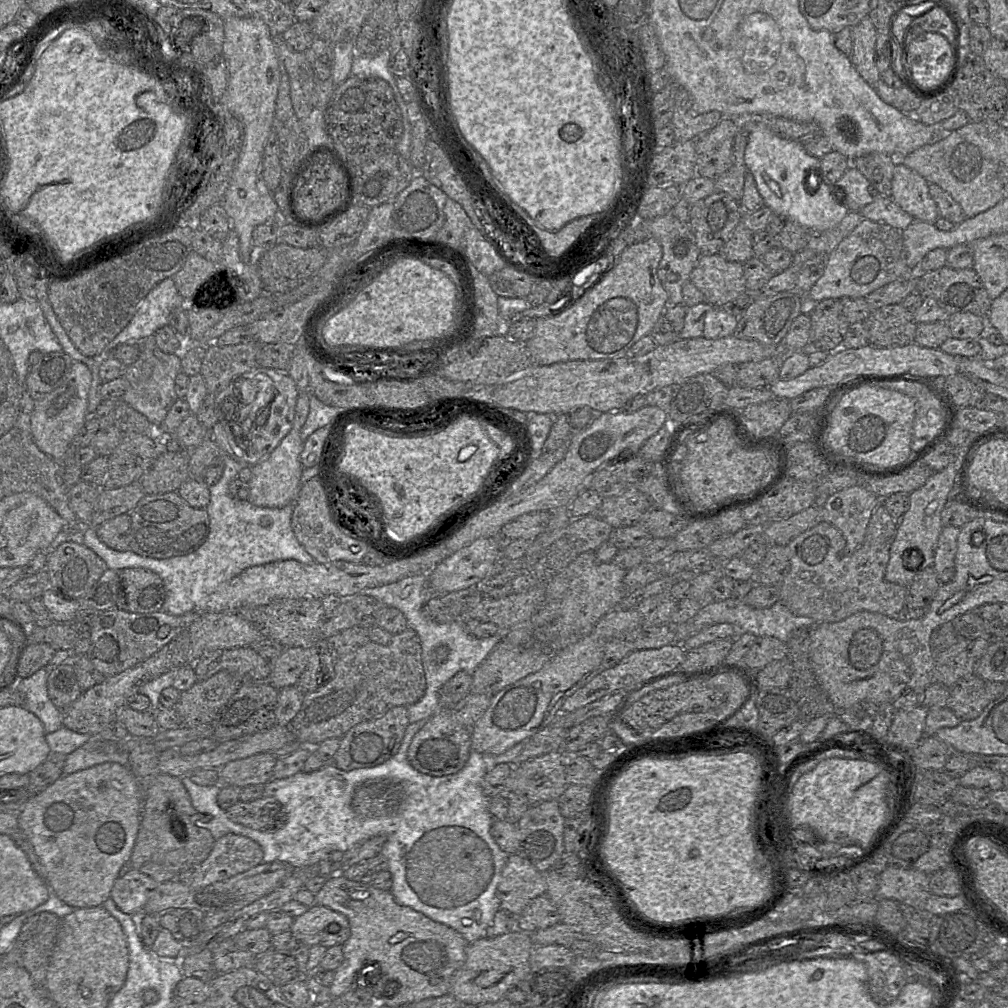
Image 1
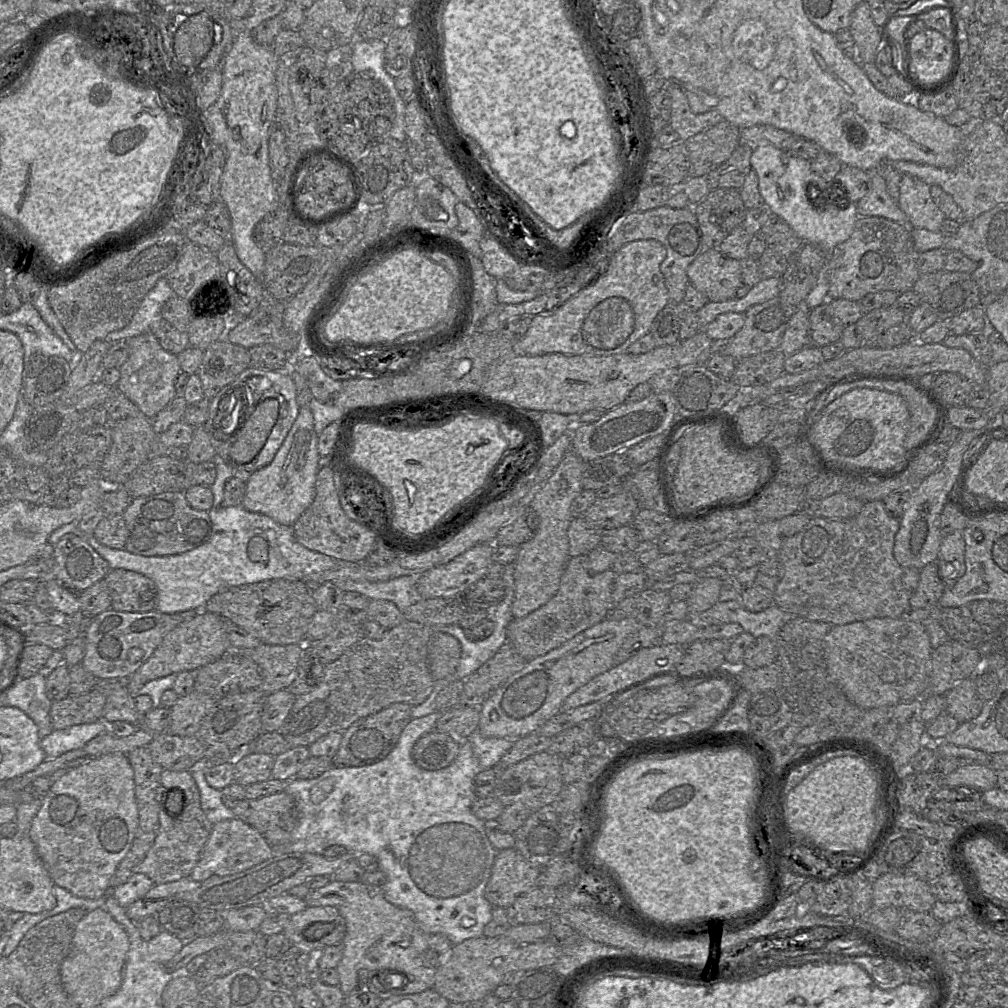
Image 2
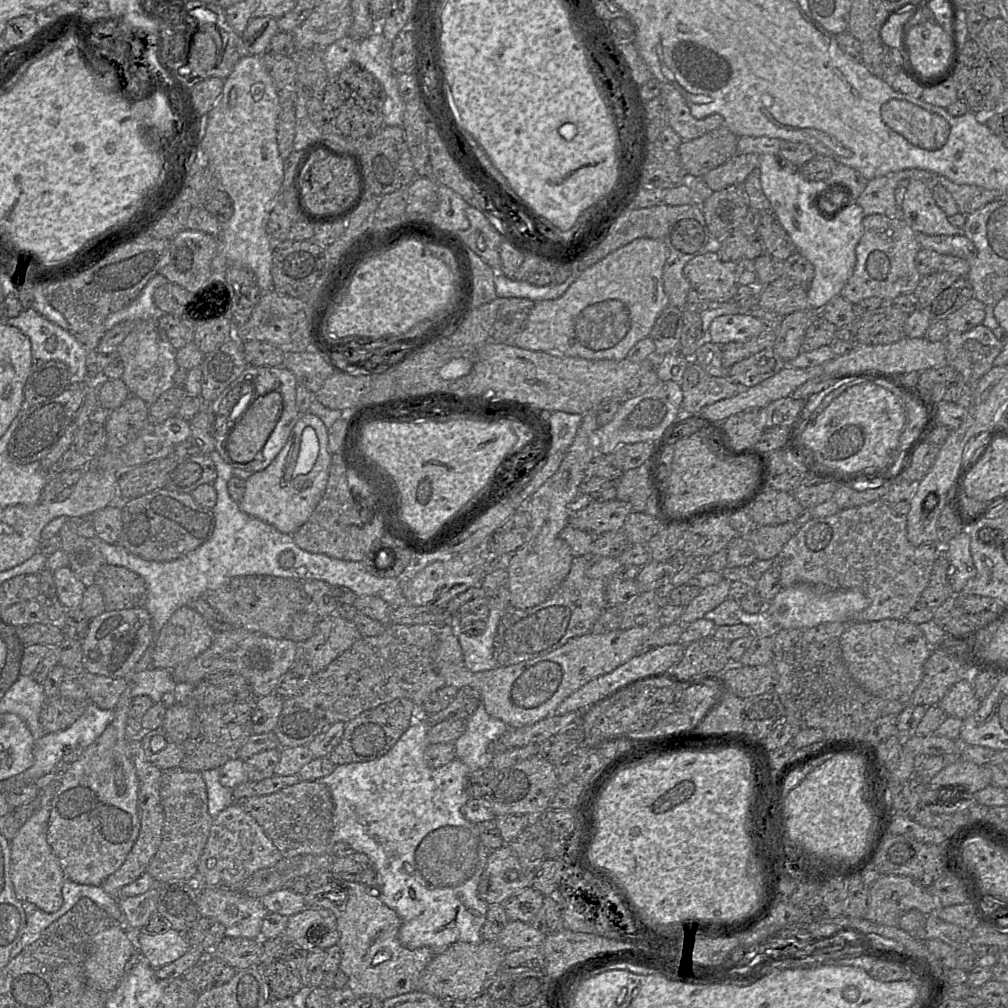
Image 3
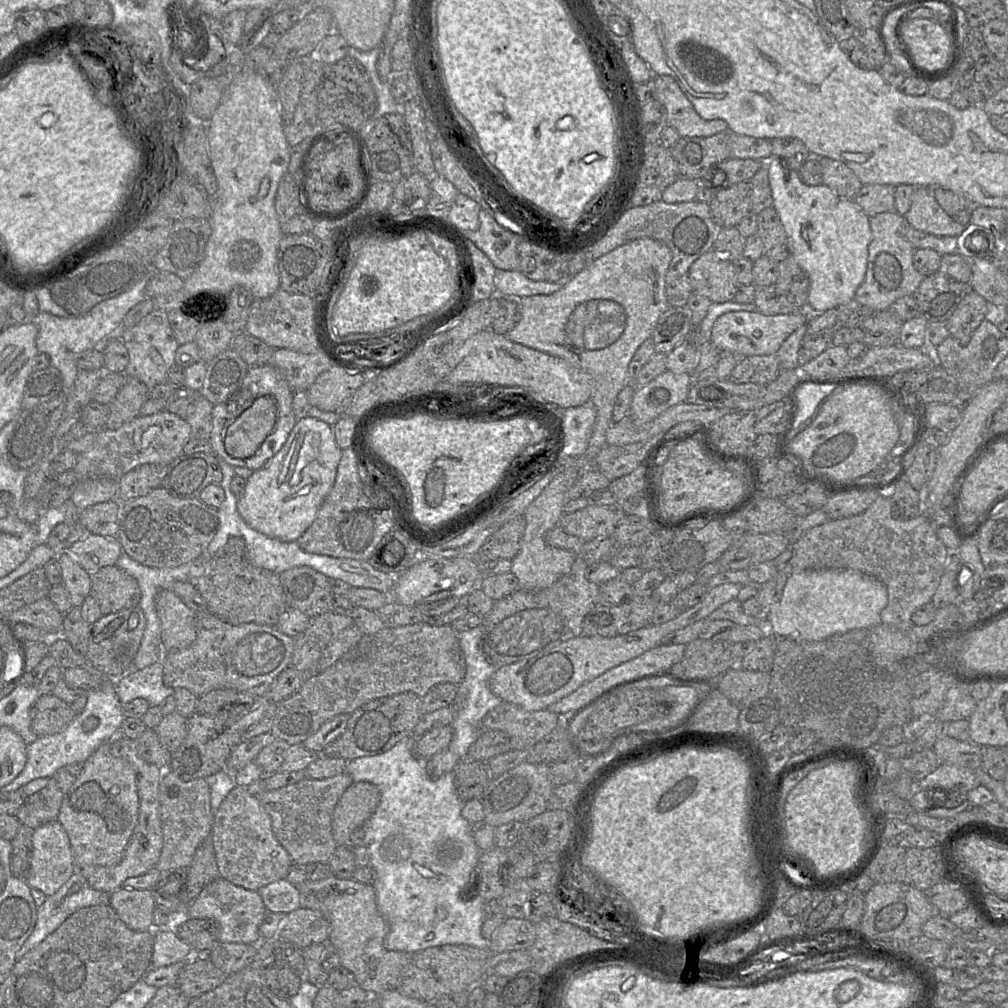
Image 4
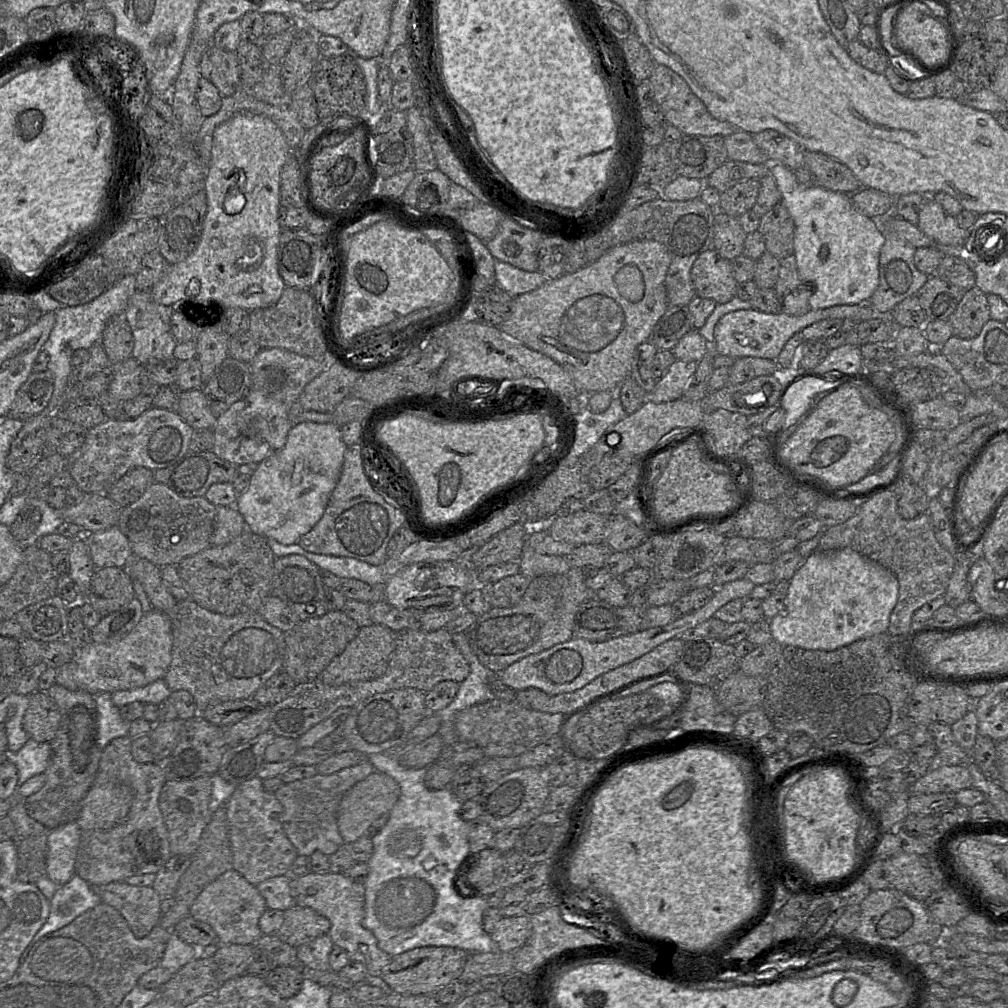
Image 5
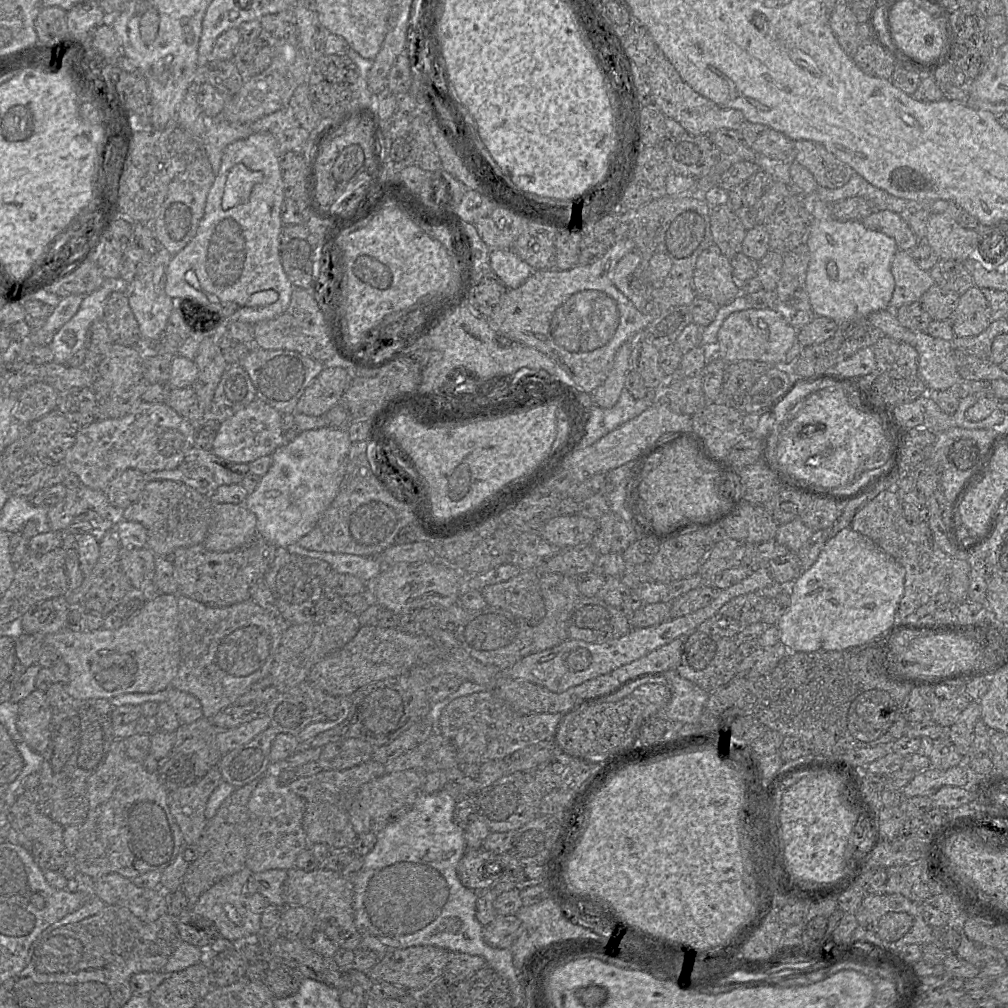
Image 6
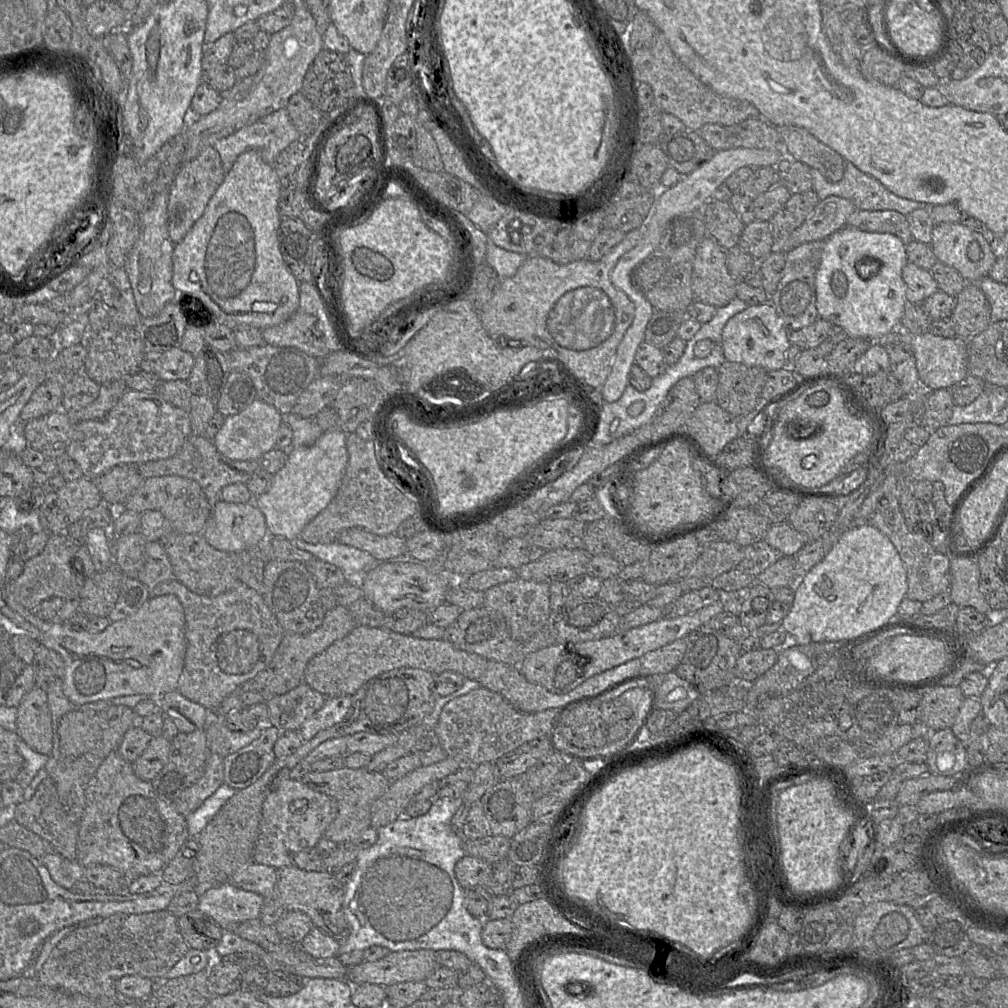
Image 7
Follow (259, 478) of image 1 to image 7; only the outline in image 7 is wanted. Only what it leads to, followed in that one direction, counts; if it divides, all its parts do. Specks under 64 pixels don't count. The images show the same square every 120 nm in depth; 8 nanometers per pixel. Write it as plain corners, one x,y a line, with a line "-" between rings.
340,429
323,431
311,446
289,448
285,465
273,474
269,489
258,497
254,504
263,513
270,537
283,537
290,541
297,539
305,526
314,519
336,495
343,479
347,464
347,434

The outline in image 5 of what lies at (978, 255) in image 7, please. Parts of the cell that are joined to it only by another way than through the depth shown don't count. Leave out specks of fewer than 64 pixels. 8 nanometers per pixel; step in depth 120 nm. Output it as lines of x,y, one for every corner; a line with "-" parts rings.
926,196
919,213
917,227
936,244
964,246
970,230
961,228
956,218
950,215
932,196

